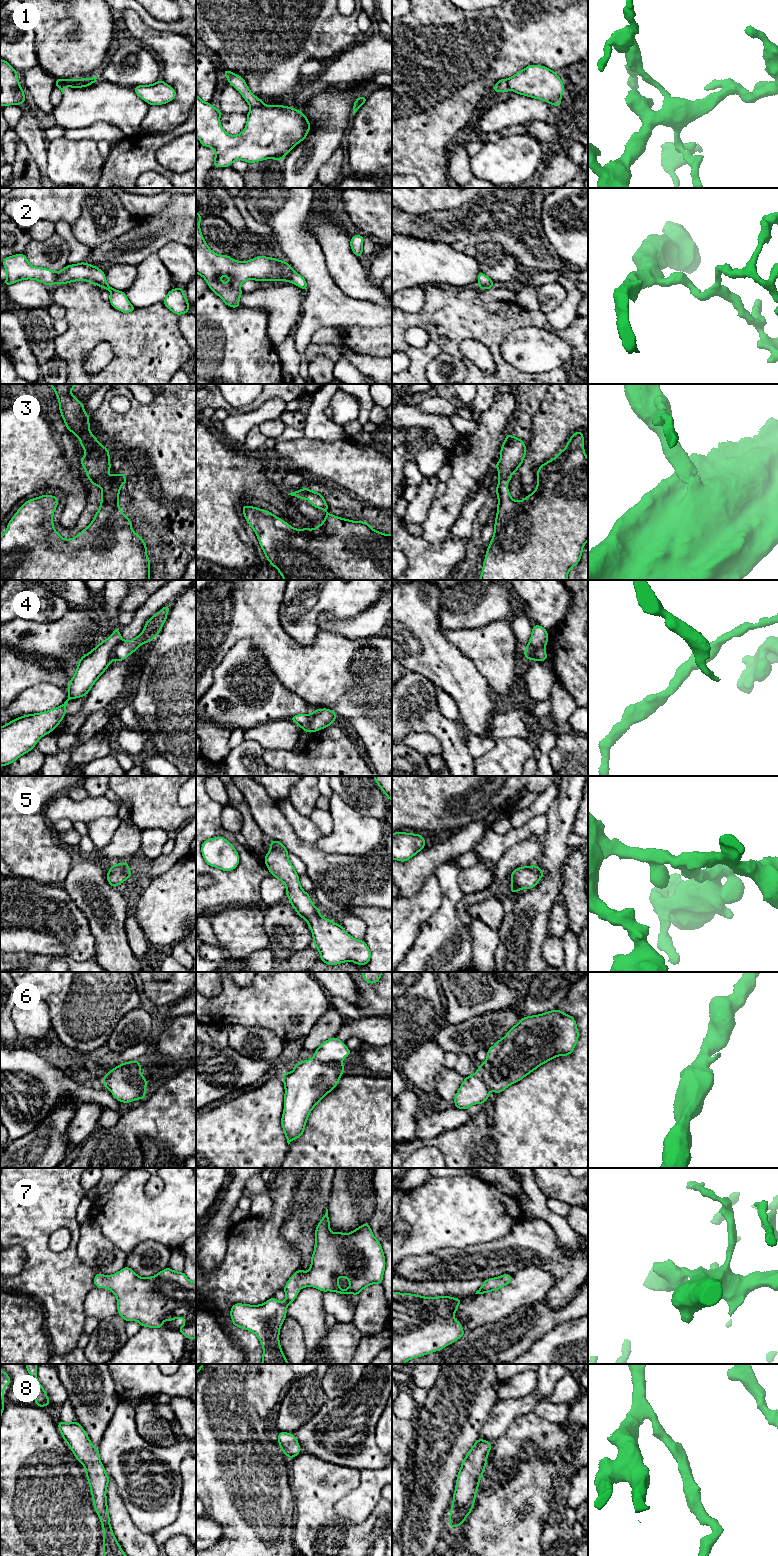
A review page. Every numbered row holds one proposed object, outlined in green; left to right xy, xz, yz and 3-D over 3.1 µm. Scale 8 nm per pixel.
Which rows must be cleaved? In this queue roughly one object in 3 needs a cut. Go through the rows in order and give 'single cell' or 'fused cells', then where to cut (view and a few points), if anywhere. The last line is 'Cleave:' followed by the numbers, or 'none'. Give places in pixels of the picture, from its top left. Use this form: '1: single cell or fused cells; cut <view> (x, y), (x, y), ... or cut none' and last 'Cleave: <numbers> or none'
1: fused cells; cut xy (55, 80), (57, 83), (65, 83), (67, 85)
2: single cell; cut none
3: single cell; cut none
4: fused cells; cut yz (544, 647), (532, 647), (527, 652), (527, 658)
5: single cell; cut none
6: single cell; cut none
7: single cell; cut none
8: single cell; cut none
Cleave: 1, 4

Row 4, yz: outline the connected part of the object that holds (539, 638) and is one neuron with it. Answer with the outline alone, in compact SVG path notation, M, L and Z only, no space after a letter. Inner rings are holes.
M536 624L532 627L532 635L526 646L526 650L523 652L524 656L527 657L527 652L532 648L545 648L548 643L548 631L542 626Z

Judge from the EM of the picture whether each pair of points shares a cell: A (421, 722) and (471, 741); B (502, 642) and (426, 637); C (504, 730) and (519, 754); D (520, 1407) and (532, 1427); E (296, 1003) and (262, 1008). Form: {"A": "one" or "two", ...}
{"A": "two", "B": "two", "C": "two", "D": "two", "E": "one"}

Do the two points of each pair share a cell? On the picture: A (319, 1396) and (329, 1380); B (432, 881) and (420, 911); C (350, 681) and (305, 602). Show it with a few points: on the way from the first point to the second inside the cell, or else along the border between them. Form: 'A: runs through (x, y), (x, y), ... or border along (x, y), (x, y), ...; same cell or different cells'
A: border along (319, 1380), (327, 1398); different cells
B: runs through (431, 888), (430, 897), (423, 904); same cell
C: border along (320, 631), (310, 644), (299, 644); different cells

